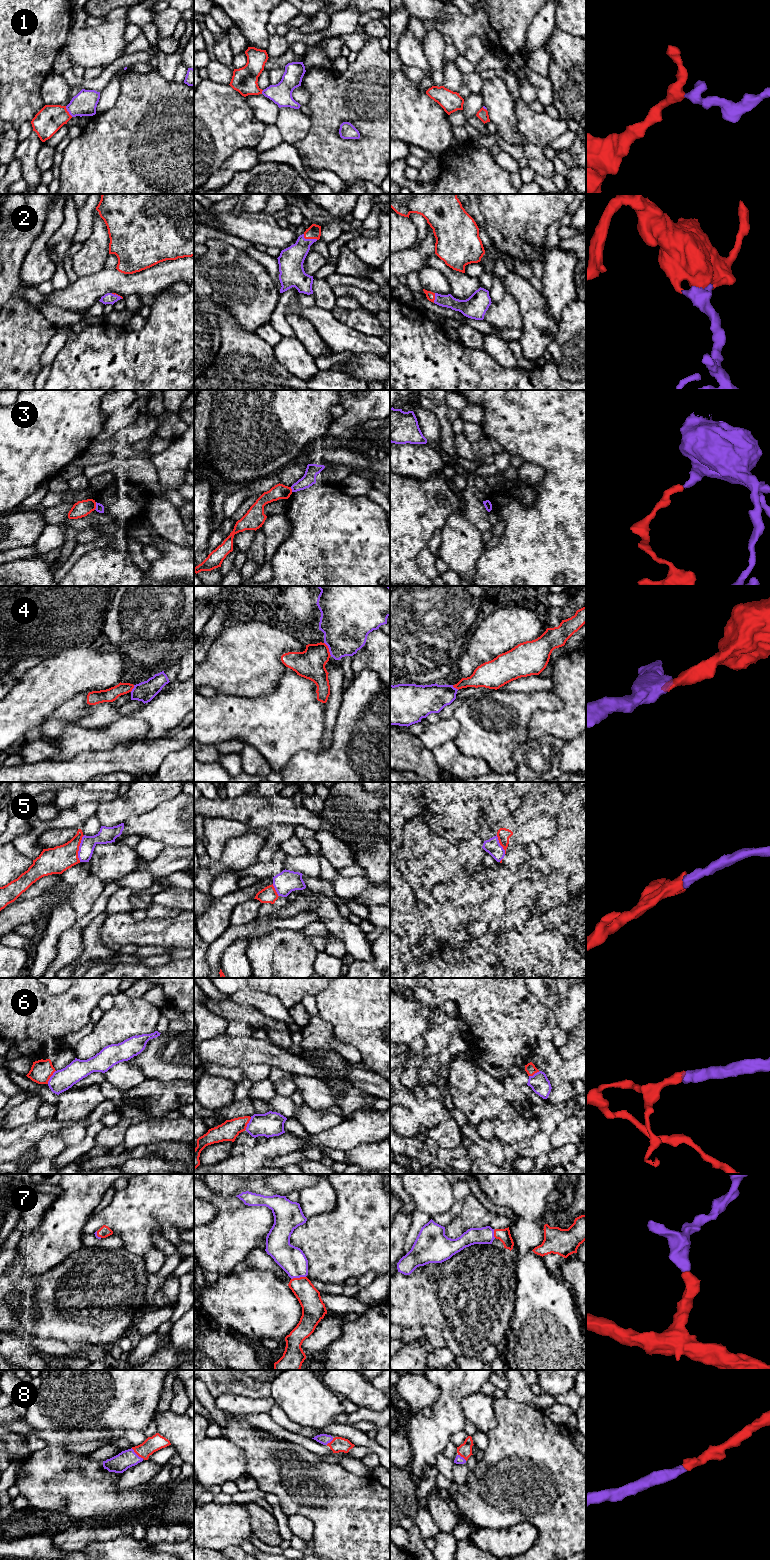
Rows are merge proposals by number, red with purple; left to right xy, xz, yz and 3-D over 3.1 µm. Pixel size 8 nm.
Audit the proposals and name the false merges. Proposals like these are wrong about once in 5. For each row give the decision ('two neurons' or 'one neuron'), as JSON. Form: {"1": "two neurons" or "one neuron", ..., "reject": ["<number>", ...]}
{"1": "one neuron", "2": "one neuron", "3": "two neurons", "4": "two neurons", "5": "one neuron", "6": "two neurons", "7": "one neuron", "8": "one neuron", "reject": ["3", "4", "6"]}

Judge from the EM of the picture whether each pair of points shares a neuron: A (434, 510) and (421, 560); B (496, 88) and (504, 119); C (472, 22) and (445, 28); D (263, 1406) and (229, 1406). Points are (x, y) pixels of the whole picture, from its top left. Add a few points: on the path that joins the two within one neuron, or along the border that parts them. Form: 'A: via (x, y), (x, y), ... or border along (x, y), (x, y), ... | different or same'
A: border along (427, 545), (416, 558), (420, 570) | different
B: via (496, 96), (501, 106), (501, 111) | same
C: via (465, 26), (452, 27) | same
D: via (255, 1406), (237, 1406) | same

